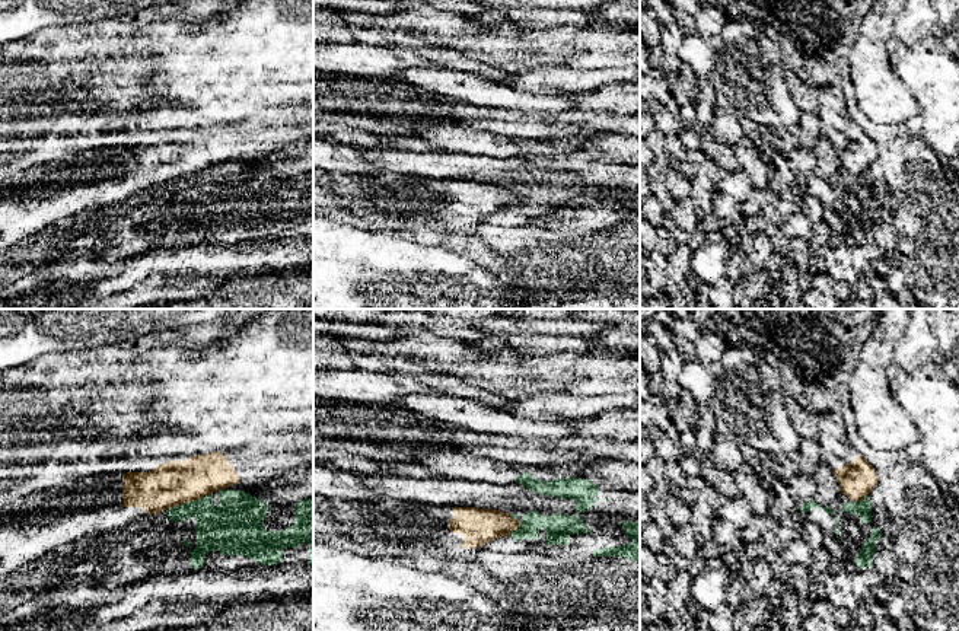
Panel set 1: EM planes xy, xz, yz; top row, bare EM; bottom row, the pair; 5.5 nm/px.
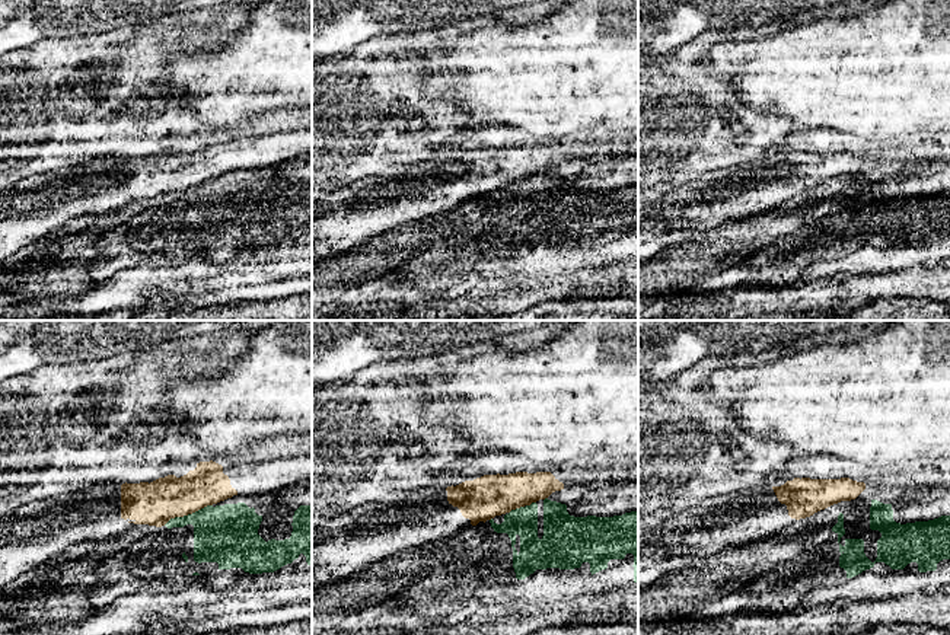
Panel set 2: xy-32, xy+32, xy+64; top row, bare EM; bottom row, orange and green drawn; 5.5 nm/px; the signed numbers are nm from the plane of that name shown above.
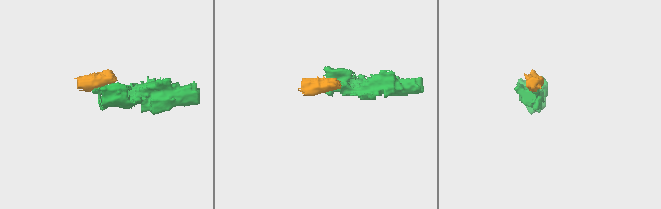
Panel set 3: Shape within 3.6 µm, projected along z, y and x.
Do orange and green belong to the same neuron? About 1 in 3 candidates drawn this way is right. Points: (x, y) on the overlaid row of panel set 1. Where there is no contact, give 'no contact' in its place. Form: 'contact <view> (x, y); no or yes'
contact xy (188, 502); no

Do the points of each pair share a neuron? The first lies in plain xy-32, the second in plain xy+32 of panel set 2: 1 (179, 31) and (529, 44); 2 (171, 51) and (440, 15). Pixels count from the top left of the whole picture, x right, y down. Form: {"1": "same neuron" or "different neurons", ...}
{"1": "different neurons", "2": "different neurons"}

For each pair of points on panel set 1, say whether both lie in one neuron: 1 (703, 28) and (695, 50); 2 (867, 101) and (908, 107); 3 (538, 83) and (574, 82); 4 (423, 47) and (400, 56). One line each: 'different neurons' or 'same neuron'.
1: different neurons
2: same neuron
3: same neuron
4: different neurons

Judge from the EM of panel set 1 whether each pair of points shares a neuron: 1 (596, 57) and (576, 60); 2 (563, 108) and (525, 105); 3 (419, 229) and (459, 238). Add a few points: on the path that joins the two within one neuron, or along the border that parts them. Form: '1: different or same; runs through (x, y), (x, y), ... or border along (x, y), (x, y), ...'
1: same; runs through (592, 60), (580, 60)
2: same; runs through (554, 105), (534, 105)
3: same; runs through (429, 238), (449, 239)

